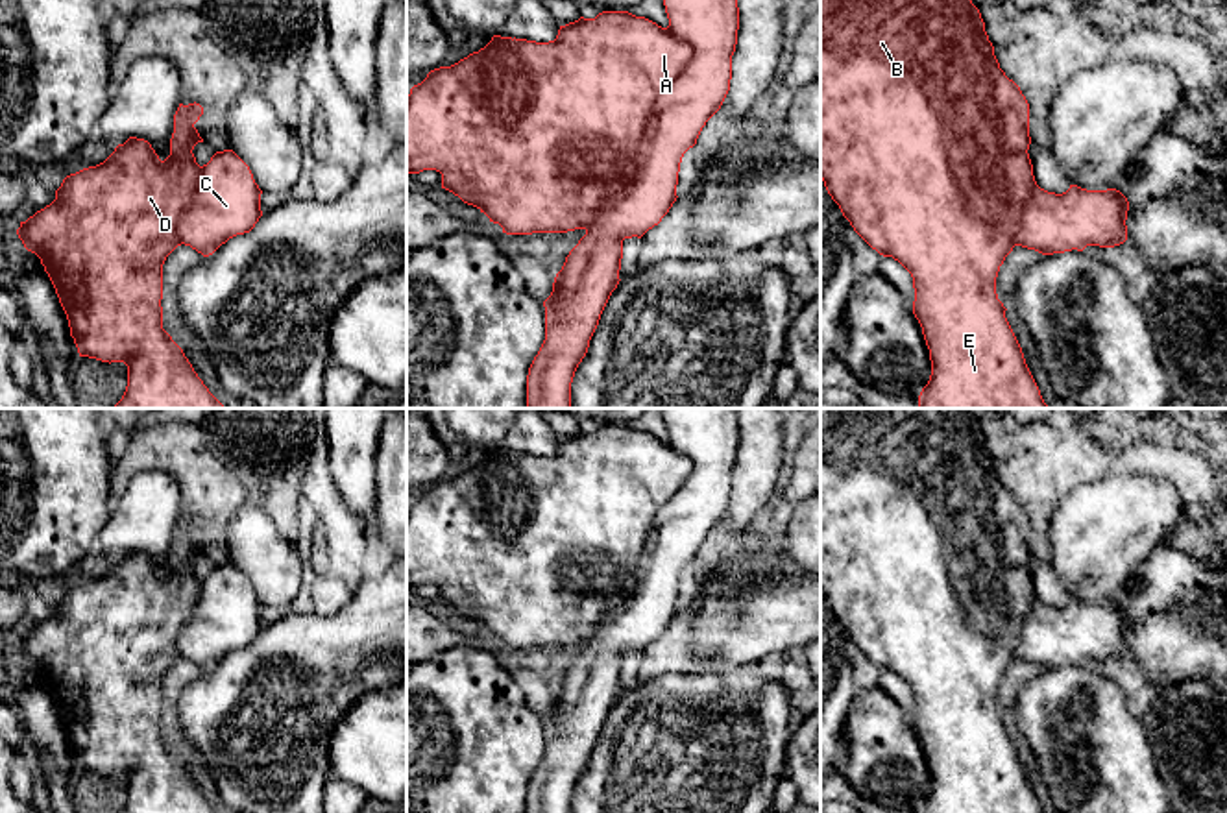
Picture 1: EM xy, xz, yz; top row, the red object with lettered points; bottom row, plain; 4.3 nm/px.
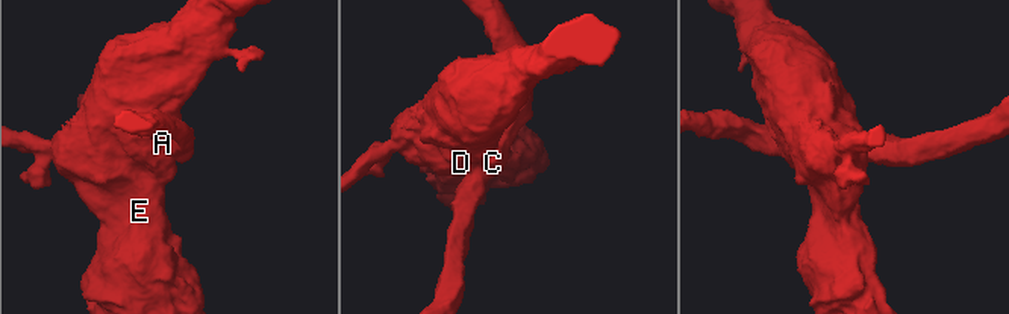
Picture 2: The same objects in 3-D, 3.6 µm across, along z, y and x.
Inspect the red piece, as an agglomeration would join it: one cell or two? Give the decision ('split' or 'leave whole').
split

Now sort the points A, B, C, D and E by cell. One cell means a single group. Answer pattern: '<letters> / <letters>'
A B D E / C

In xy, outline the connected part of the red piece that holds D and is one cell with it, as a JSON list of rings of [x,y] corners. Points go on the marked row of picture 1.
[[[179,103],[164,161],[148,140],[129,137],[103,163],[67,176],[55,200],[17,229],[55,288],[79,357],[128,366],[126,392],[113,408],[225,408],[163,329],[161,307],[163,264],[181,246],[177,224],[201,176],[192,153],[203,142],[194,127],[201,115],[200,103]]]

